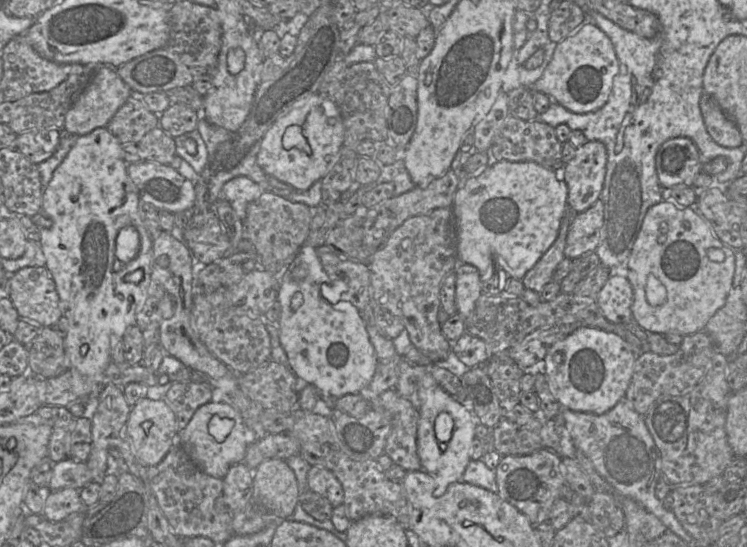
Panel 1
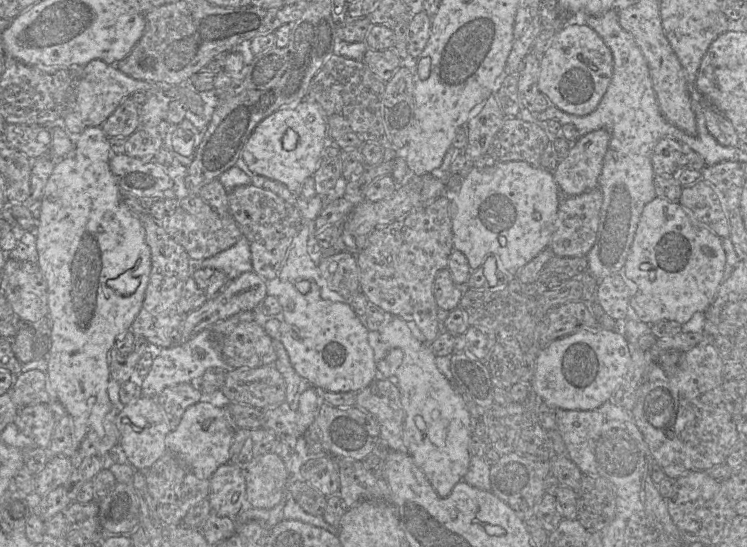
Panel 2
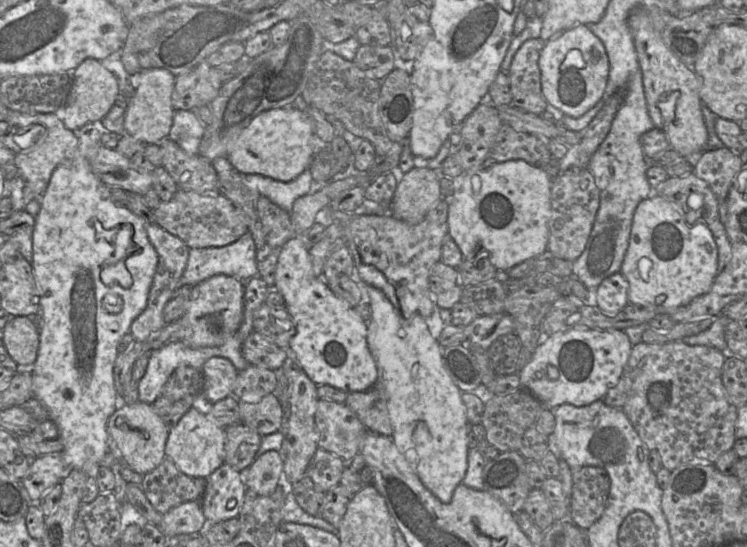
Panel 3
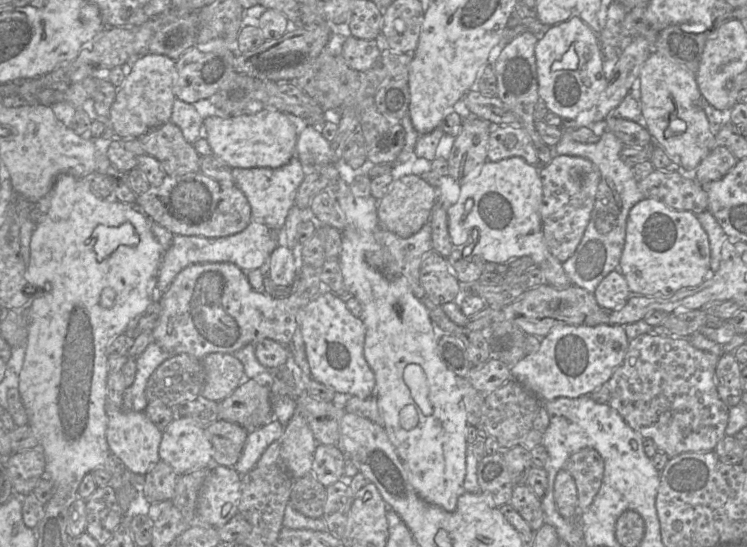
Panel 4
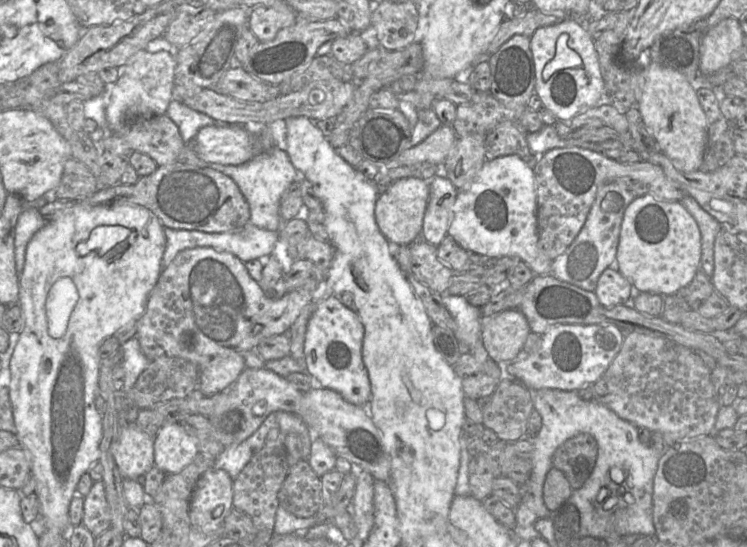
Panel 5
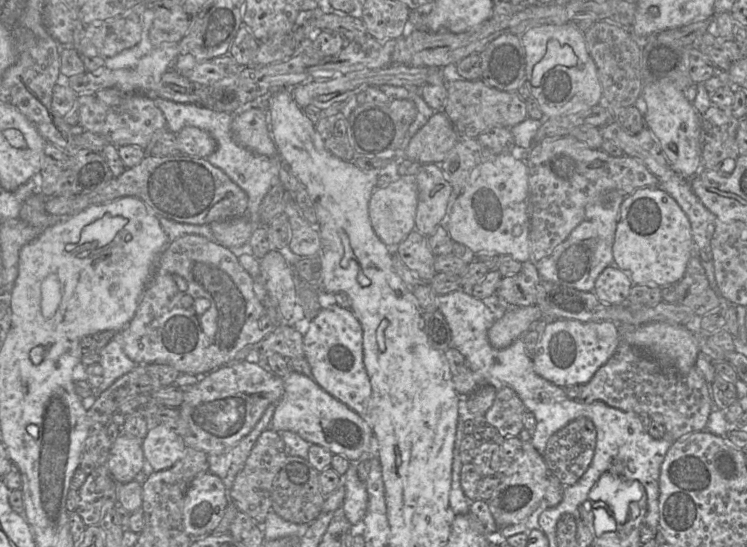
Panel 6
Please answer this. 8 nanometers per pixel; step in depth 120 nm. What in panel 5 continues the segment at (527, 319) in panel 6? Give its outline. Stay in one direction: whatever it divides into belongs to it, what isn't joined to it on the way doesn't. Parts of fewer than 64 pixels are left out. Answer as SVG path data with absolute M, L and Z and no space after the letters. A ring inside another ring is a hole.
M514 308L483 319L481 339L490 359L506 365L516 359L530 332L527 318Z

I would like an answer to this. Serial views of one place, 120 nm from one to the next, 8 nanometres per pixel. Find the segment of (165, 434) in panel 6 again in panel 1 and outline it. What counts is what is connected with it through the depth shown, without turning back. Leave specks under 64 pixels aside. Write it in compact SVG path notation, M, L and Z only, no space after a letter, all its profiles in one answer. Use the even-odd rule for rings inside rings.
M209 402L200 406L187 426L178 433L178 443L193 463L205 474L216 479L223 479L231 466L244 461L251 441L239 411L224 402Z

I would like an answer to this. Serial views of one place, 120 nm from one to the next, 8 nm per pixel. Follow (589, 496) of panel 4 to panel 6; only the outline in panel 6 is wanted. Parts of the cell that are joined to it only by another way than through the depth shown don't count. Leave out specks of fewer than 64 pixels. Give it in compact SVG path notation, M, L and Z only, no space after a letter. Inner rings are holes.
M579 417L548 439L543 459L551 476L564 487L571 486L588 469L595 446L596 429L593 422Z

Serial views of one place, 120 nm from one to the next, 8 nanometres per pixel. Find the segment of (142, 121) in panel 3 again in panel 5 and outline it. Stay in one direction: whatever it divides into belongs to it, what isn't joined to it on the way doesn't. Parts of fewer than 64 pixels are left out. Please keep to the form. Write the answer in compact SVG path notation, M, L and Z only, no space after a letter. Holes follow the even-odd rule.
M141 50L120 66L119 78L113 84L105 85L102 93L109 130L117 133L135 119L165 114L172 100L175 67L174 56L164 50L155 53Z

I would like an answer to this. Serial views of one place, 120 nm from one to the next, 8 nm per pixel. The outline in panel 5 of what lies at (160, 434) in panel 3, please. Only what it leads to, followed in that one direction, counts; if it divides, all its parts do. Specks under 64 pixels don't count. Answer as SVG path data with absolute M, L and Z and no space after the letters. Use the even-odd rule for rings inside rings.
M129 423L120 431L111 453L124 479L136 479L155 466L154 437L142 431L135 423Z

